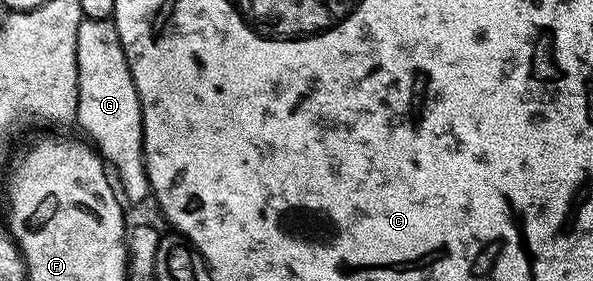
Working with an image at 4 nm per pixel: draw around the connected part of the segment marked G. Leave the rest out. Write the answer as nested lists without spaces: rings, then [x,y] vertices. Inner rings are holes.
[[[110,19],[110,20],[83,20],[82,23],[80,23],[80,25],[78,26],[78,50],[76,51],[76,65],[78,66],[78,110],[76,111],[76,119],[75,119],[75,123],[77,125],[80,124],[80,128],[82,131],[85,132],[87,137],[87,139],[90,141],[91,145],[93,148],[96,149],[97,153],[99,153],[99,155],[101,157],[103,157],[103,159],[105,161],[107,161],[107,163],[110,165],[111,168],[111,164],[112,163],[112,168],[111,171],[114,173],[115,176],[115,172],[116,171],[116,176],[118,179],[120,179],[120,184],[122,187],[124,187],[124,196],[123,199],[125,201],[127,201],[126,199],[129,200],[130,203],[132,204],[140,204],[143,202],[144,199],[149,199],[150,196],[150,189],[148,186],[148,175],[146,174],[146,170],[144,169],[144,127],[142,126],[142,110],[140,109],[140,99],[138,98],[138,90],[136,89],[136,87],[134,86],[134,78],[132,77],[132,75],[130,74],[130,66],[128,65],[128,59],[126,58],[126,54],[124,53],[124,51],[122,50],[122,42],[120,41],[120,35],[118,34],[118,30],[116,29],[116,22],[115,19]]]

